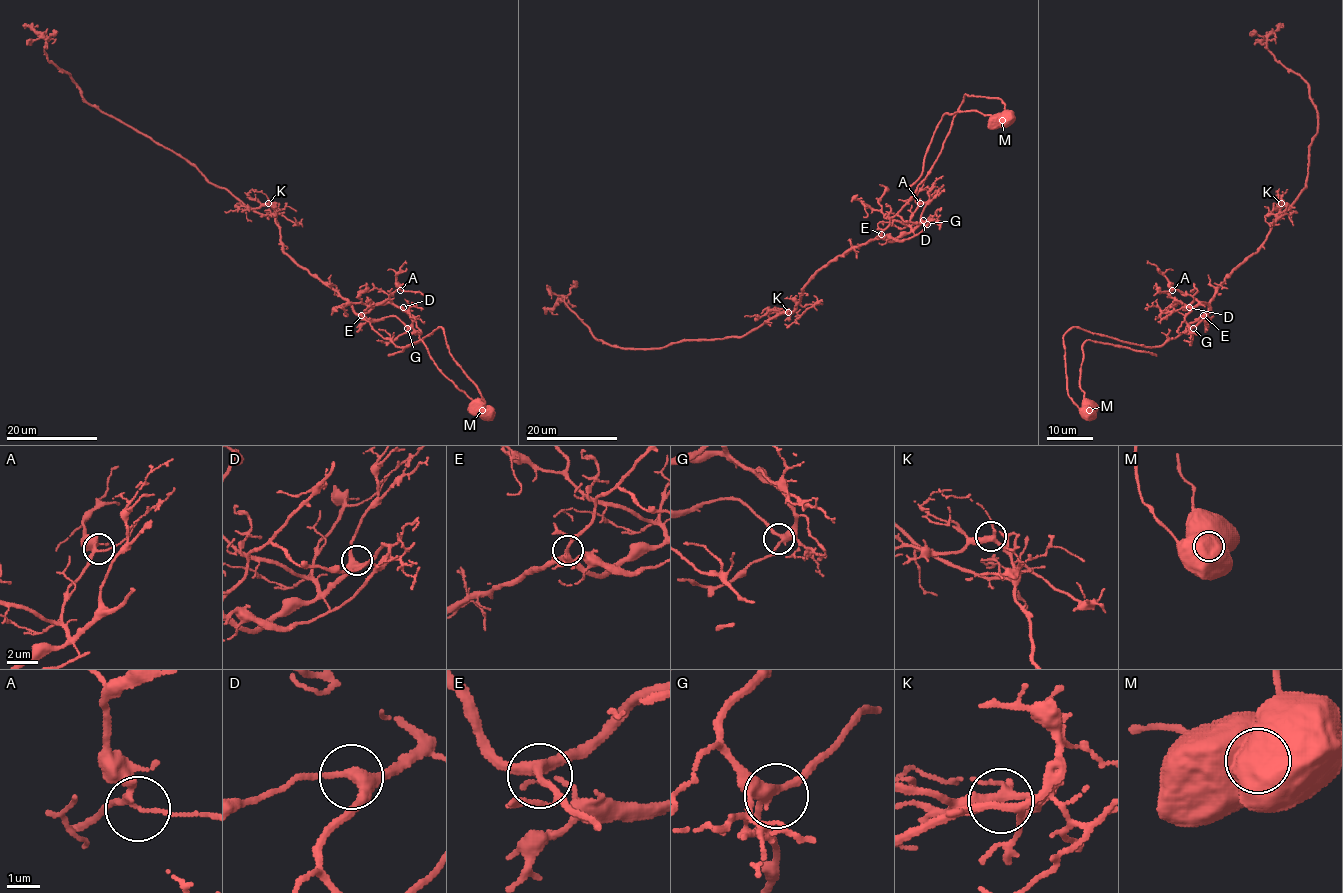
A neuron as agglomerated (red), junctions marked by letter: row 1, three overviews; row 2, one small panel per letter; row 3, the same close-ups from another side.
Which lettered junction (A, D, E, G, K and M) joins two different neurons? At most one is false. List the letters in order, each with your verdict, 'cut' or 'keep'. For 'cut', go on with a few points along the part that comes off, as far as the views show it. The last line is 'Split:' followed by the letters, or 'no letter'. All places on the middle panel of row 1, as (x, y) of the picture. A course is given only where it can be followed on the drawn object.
A: keep
D: keep
E: keep
G: keep
K: keep
M: cut | (1002, 119), (999, 116), (970, 110), (944, 114), (925, 156), (923, 173), (908, 187)
Split: M

